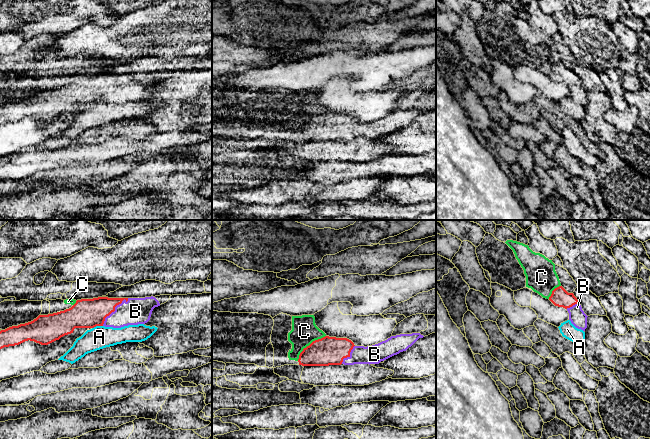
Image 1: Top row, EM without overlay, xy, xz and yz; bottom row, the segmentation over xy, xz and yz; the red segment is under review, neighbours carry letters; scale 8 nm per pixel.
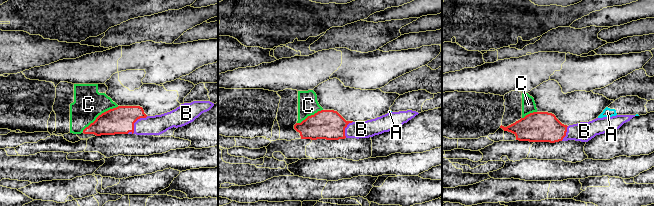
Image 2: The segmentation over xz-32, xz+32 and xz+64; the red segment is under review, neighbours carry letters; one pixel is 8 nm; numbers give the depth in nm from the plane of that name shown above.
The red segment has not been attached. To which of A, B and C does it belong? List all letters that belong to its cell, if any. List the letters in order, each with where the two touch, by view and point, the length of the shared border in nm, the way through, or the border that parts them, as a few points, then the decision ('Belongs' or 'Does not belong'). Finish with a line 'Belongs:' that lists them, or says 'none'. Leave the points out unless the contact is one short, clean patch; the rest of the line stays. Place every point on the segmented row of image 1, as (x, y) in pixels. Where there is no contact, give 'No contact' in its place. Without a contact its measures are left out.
A: Touches red at xy (97, 325). Shared border 90 nm. Does not belong
B: Touches red at xy (114, 310). Shared border 300 nm. Belongs
C: Touches red at xz (309, 345). Shared border 300 nm. Does not belong
Belongs: B

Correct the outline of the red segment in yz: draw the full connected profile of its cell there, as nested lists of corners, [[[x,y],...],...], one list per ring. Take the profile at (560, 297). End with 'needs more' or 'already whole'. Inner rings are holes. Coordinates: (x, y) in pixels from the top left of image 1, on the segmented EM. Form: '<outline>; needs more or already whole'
[[[562,286],[552,291],[549,300],[558,307],[565,308],[569,313],[569,320],[578,329],[585,331],[587,328],[587,315],[573,293],[568,293]]]; needs more

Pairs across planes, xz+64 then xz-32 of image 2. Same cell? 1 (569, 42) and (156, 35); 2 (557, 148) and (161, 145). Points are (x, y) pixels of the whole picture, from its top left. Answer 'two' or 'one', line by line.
1: one
2: one

